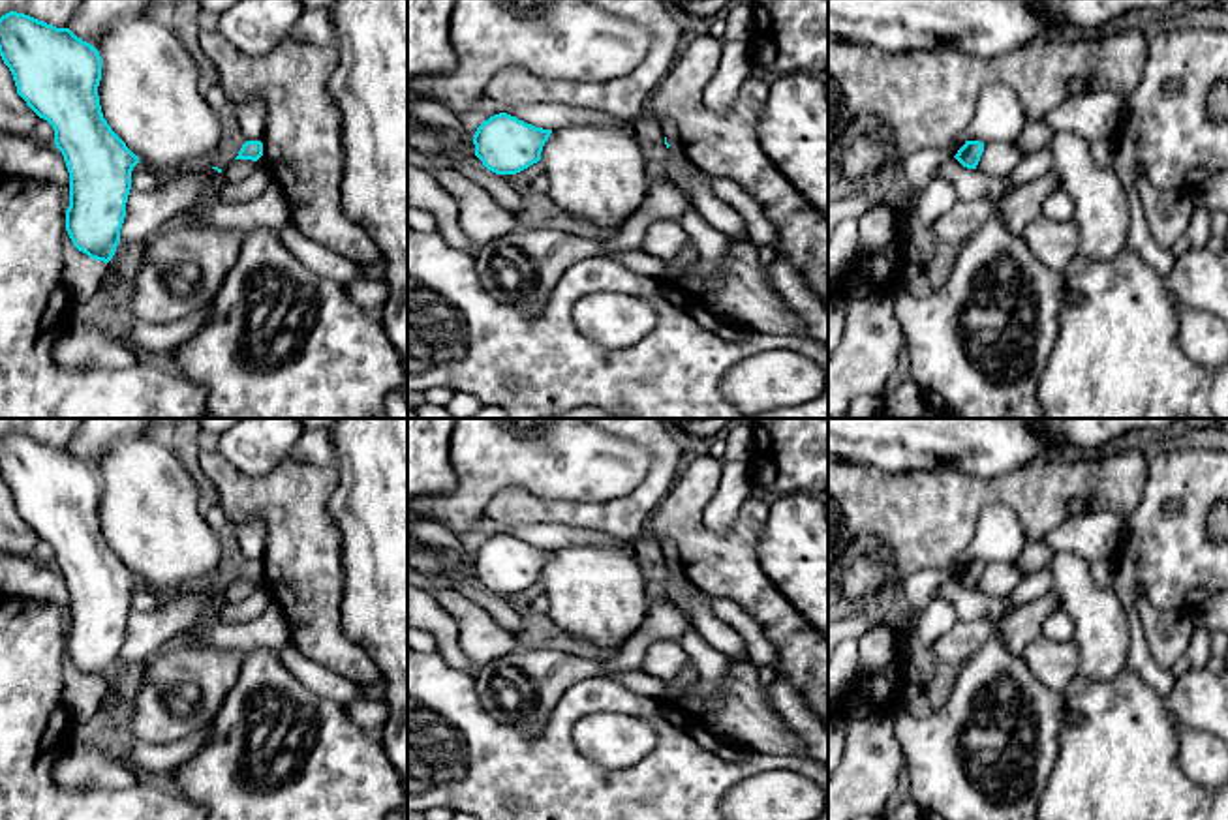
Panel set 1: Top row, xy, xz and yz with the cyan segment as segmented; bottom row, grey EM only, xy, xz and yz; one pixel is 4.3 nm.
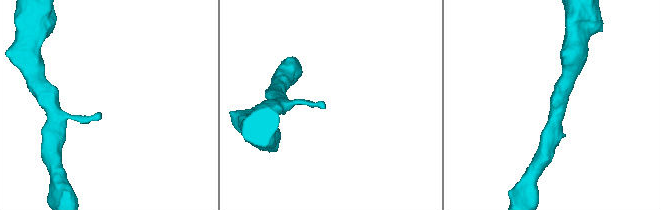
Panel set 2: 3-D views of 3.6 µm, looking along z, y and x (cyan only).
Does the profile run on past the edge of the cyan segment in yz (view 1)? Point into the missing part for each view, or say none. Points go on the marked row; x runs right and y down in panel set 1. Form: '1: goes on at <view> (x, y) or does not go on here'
1: does not go on here

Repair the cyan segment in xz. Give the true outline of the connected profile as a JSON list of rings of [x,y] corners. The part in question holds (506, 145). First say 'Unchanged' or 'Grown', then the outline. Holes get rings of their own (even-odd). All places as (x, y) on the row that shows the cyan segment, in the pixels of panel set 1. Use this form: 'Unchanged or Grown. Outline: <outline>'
Unchanged. Outline: [[[499,113],[484,120],[475,135],[475,156],[496,175],[516,175],[541,159],[552,129],[535,128]]]

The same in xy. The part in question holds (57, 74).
Unchanged. Outline: [[[9,11],[0,17],[0,56],[17,94],[54,129],[69,173],[66,231],[73,246],[107,265],[120,242],[139,158],[103,118],[98,49],[69,28]]]

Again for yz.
Unchanged. Outline: [[[965,141],[965,144],[954,156],[963,167],[976,169],[980,156],[984,152],[984,143]]]

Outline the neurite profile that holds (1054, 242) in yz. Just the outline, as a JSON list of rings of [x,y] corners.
[[[1046,216],[1033,220],[1023,231],[1029,251],[1050,270],[1063,272],[1078,255],[1078,229],[1070,220]]]

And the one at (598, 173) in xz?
[[[571,124],[552,129],[541,159],[550,186],[546,205],[605,229],[618,229],[644,205],[650,173],[638,143],[616,124]]]

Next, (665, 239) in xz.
[[[659,220],[648,227],[640,250],[653,259],[670,261],[682,253],[687,242],[689,236],[680,221]]]

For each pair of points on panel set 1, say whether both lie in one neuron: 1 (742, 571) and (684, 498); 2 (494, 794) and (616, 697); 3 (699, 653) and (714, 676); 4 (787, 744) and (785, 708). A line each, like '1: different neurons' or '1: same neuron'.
1: same neuron
2: same neuron
3: same neuron
4: different neurons

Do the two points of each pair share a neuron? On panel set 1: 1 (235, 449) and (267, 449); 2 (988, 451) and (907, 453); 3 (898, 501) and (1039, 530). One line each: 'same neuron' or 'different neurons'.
1: same neuron
2: same neuron
3: same neuron

